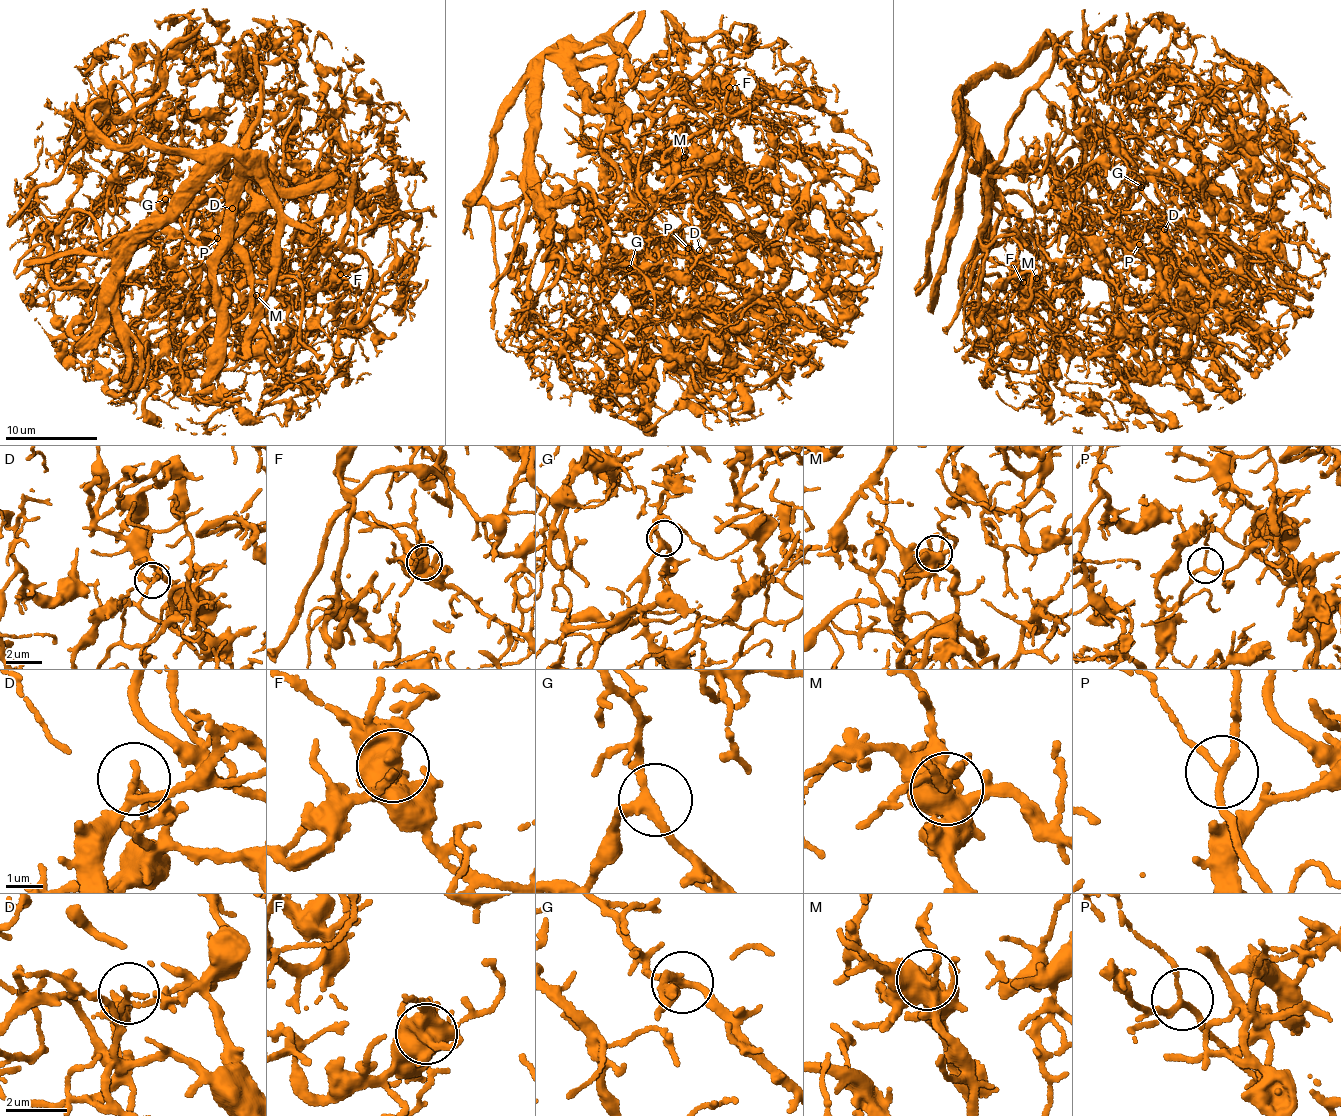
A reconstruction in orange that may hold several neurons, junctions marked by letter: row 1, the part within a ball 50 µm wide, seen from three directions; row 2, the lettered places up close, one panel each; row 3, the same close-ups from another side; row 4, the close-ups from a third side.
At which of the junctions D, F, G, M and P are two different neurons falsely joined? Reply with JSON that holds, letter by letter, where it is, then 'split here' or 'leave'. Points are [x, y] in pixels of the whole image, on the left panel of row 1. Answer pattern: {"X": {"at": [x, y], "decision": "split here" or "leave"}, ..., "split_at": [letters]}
{"D": {"at": [232, 208], "decision": "split here"}, "F": {"at": [340, 274], "decision": "leave"}, "G": {"at": [165, 199], "decision": "leave"}, "M": {"at": [256, 295], "decision": "leave"}, "P": {"at": [217, 238], "decision": "leave"}, "split_at": ["D"]}

